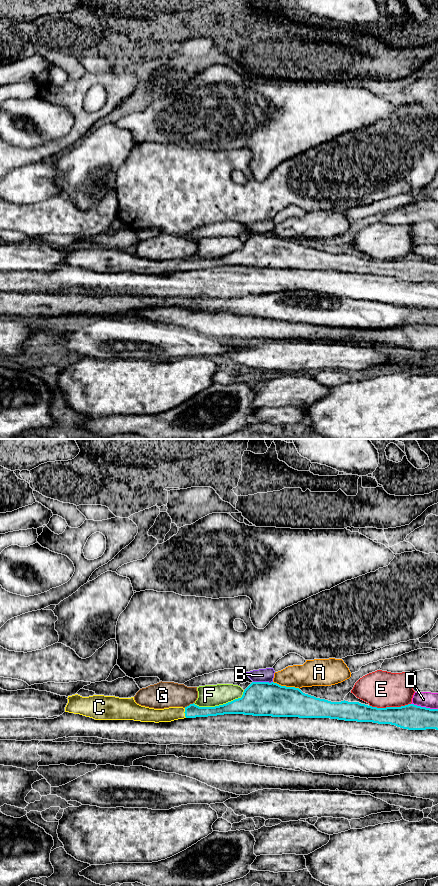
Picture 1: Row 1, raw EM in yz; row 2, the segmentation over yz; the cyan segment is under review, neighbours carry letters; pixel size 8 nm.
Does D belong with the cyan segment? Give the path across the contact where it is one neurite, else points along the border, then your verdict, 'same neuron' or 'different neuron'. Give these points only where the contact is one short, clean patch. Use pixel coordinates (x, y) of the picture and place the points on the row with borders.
border along yz (411, 703), (417, 706), (437, 709); different neuron

